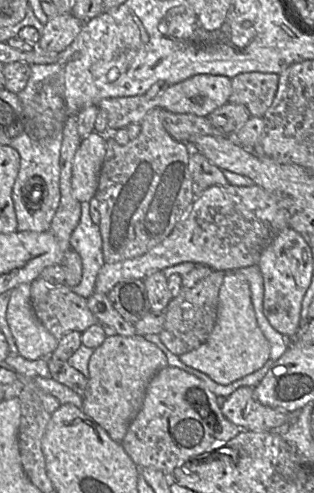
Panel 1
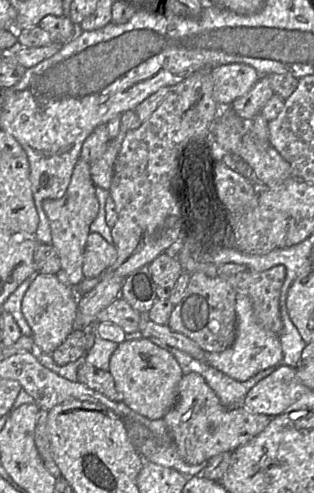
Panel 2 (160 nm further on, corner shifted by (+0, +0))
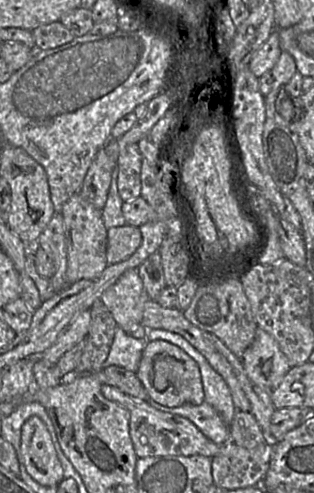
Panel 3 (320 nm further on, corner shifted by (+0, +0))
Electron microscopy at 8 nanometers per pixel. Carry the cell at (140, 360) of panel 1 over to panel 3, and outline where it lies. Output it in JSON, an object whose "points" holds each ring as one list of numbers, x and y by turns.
{"points":[[163,340,148,342,143,350,139,368,135,372,150,399,167,407,179,407,185,403,201,405,205,394,197,362,182,349]]}

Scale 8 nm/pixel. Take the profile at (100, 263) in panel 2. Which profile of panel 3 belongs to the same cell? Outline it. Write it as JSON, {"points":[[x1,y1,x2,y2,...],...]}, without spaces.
{"points":[[125,224,107,231,107,264,119,263,130,257,140,246,142,235,139,227]]}

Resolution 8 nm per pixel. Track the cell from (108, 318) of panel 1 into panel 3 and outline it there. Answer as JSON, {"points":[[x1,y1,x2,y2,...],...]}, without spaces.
{"points":[[244,371,238,372,237,378,250,402,252,413,265,435,267,444,274,445,276,440,270,434,270,424,276,408,271,400,270,391,254,384]]}

